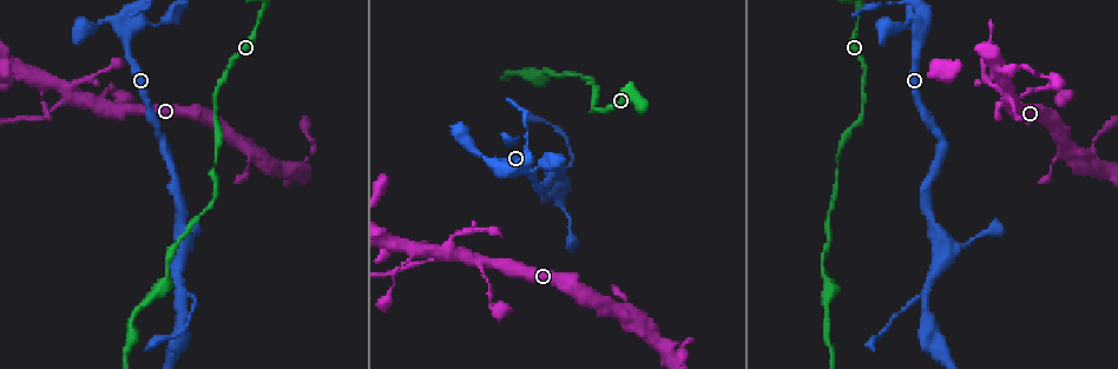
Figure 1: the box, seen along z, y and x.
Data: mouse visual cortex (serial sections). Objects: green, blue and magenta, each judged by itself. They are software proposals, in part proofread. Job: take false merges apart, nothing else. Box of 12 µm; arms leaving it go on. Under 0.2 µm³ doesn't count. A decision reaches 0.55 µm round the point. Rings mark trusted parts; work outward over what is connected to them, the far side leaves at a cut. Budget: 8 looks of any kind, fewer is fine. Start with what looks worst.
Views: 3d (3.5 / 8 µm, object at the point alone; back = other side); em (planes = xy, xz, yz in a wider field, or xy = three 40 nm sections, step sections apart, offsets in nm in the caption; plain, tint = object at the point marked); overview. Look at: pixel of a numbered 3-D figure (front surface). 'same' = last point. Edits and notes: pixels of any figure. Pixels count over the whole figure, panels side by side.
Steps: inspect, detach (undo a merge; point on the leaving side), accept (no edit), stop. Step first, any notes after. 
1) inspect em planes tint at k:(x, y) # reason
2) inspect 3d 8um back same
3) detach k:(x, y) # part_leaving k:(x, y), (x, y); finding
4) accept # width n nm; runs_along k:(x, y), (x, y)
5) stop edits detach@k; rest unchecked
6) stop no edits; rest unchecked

inspect 3d 3.5um at 1:(1007, 93) # three-way junction

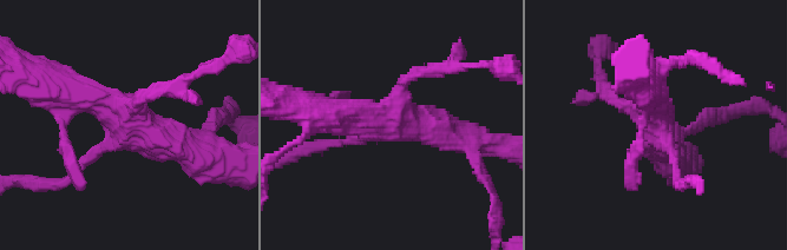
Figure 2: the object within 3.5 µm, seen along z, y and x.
inspect em xy step 1 plain at 2:(132, 119) # shape alone is not enough

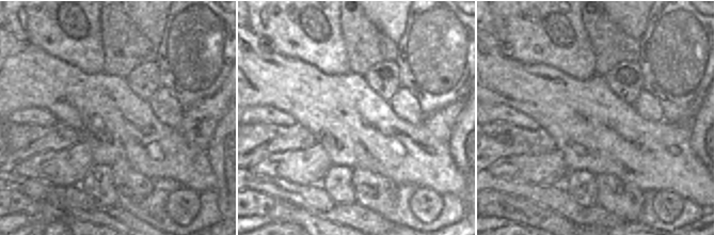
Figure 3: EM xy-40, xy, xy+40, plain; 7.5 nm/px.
inspect em xy step 1 tint same # where the object lies

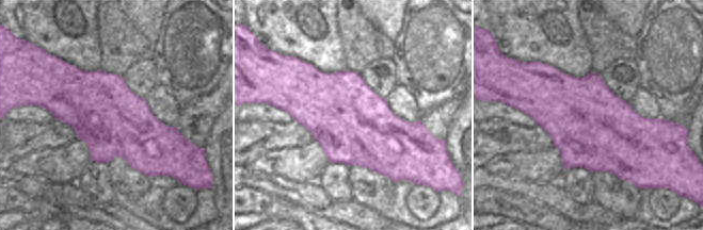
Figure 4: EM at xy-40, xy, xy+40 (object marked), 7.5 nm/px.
accept # width 600 nm; runs_along 2:(198, 157), (126, 113), (65, 89); one cell here

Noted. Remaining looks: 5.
inspect 3d 8um at 1:(260, 18) # narrows sharply

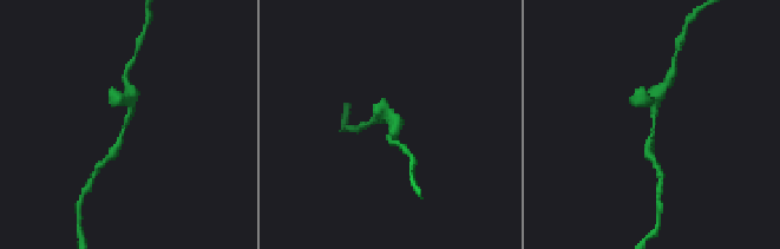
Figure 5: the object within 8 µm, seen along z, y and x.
inspect em xy step 2 tint at 5:(127, 124) # arm_widths 200, 250 nm

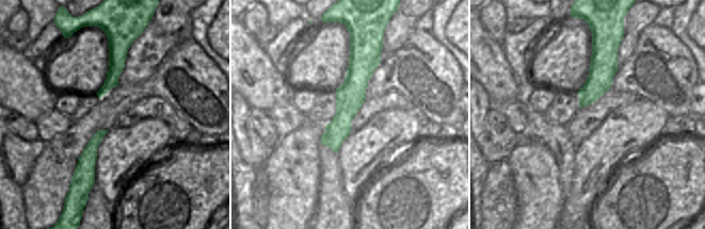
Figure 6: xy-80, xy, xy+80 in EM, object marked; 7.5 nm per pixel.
accept # width 220 nm; runs_along 5:(111, 155), (132, 109), (128, 98); one cell here

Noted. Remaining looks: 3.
inspect 3d 3.5um at 1:(129, 28) # three arms meet

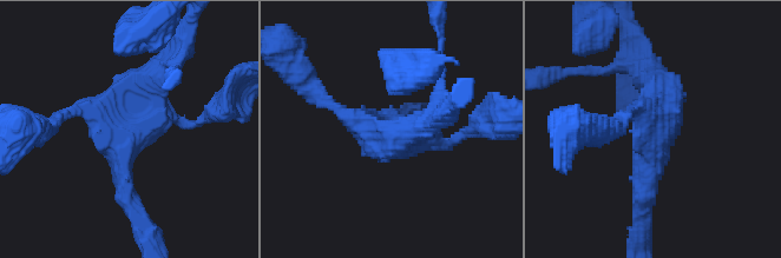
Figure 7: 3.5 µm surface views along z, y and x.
inspect em xy step 3 plain at 7:(652, 133) # shape alone is not enough

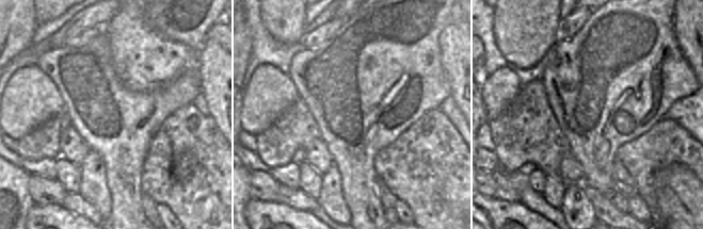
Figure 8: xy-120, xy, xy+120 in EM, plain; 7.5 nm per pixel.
inspect em xy step 3 tint same

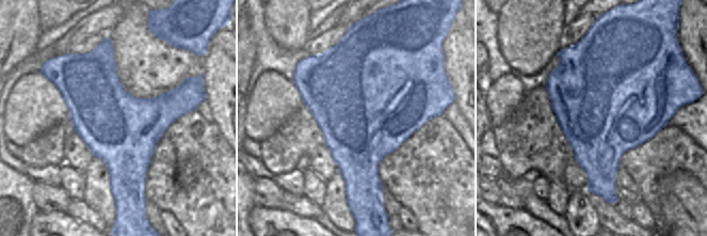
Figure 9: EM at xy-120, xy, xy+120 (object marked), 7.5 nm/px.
accept # runs_along 7:(132, 210), (122, 141), (162, 72); continuous, no second cell

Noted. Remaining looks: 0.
stop no edits; rest unchecked

